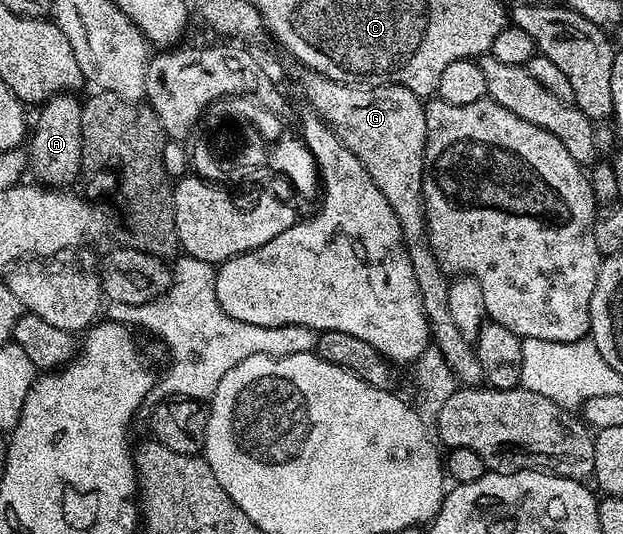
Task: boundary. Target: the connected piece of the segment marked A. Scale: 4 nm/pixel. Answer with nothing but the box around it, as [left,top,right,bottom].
[29,92,81,189]

